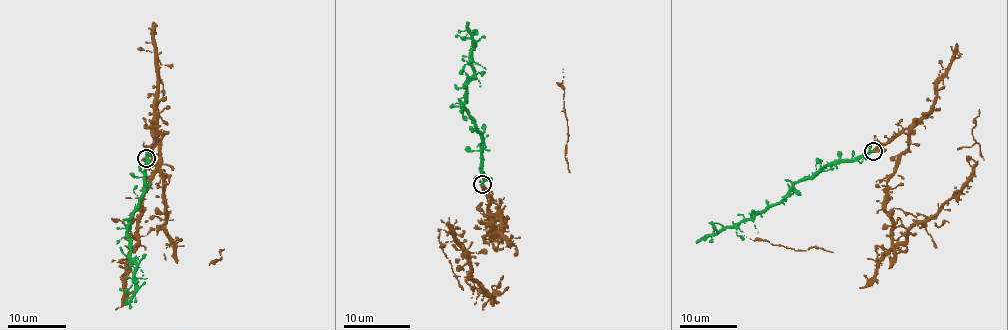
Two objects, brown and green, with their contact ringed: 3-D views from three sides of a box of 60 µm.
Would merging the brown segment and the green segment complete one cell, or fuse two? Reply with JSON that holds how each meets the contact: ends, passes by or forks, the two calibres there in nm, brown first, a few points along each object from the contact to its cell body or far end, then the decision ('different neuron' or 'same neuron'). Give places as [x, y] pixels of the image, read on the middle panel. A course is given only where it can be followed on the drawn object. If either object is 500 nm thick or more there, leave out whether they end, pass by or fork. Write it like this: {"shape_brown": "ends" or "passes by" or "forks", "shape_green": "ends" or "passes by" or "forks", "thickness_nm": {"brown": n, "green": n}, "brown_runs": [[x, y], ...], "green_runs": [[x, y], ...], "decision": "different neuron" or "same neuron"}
{"shape_brown": "ends", "shape_green": "passes by", "thickness_nm": {"brown": 480, "green": 280}, "brown_runs": [[482, 185], [501, 238], [470, 253], [469, 268], [485, 303], [496, 286]], "green_runs": [[482, 185], [481, 131], [472, 116], [464, 111], [467, 78], [474, 74], [468, 23]], "decision": "same neuron"}

